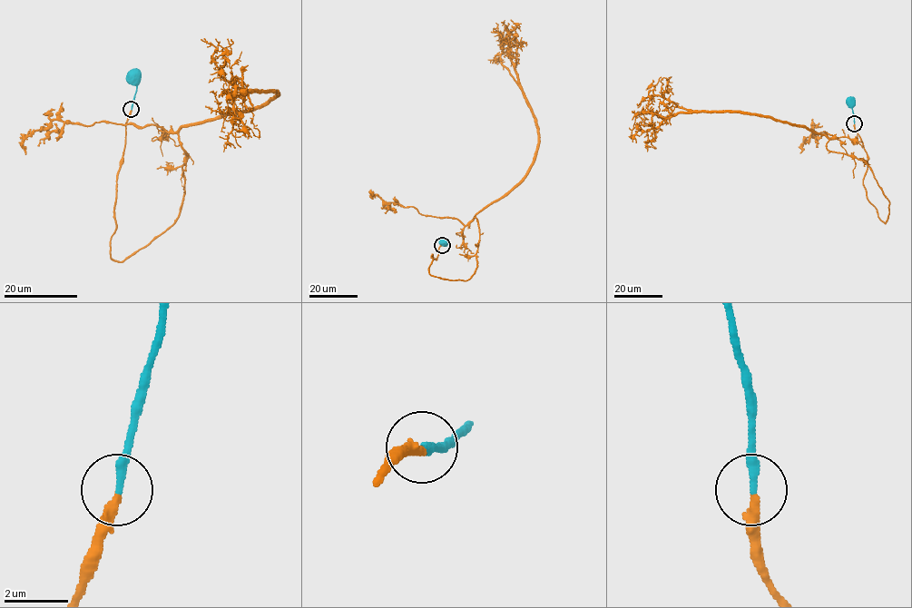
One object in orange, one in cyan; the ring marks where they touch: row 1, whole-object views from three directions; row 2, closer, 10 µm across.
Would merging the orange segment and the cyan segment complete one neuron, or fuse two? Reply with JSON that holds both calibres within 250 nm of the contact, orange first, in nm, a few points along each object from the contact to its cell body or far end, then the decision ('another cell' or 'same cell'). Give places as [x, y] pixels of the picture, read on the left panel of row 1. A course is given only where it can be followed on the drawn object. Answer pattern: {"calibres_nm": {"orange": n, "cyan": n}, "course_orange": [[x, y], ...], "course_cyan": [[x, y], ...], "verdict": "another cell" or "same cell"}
{"calibres_nm": {"orange": 260, "cyan": 280}, "course_orange": [[131, 109], [113, 259], [178, 216], [188, 158], [178, 131], [277, 93], [234, 93], [224, 132]], "course_cyan": [[131, 109], [136, 90], [136, 77], [132, 74]], "verdict": "same cell"}

